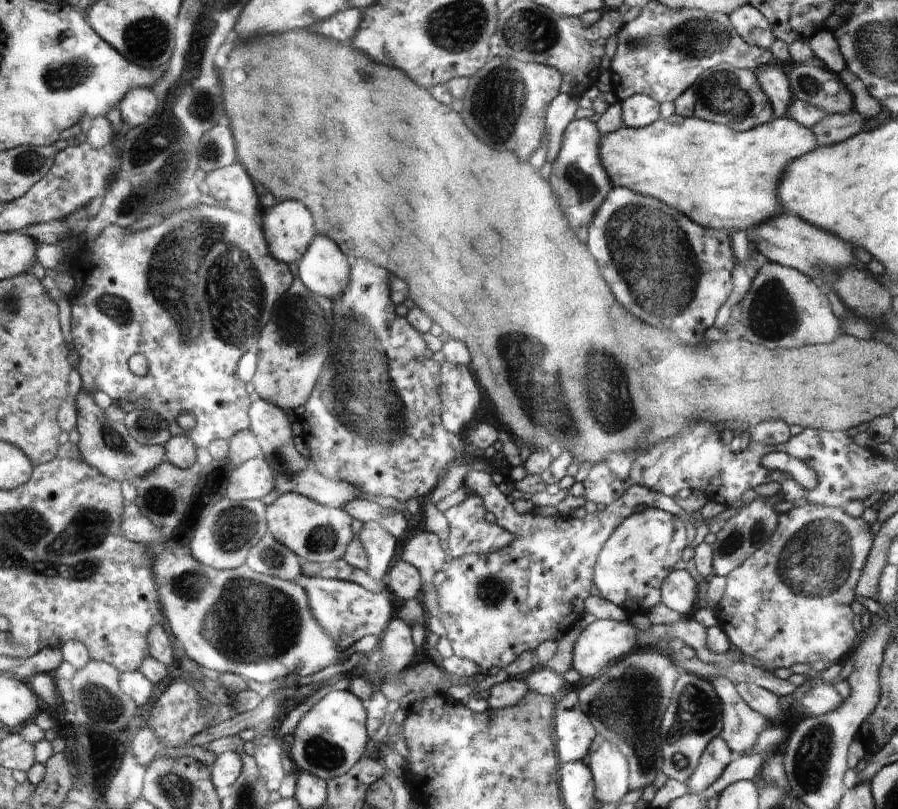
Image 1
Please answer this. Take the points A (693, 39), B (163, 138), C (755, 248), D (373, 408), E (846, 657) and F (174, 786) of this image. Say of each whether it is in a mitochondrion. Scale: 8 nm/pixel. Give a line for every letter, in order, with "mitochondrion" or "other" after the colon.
A: mitochondrion
B: mitochondrion
C: other
D: mitochondrion
E: other
F: mitochondrion

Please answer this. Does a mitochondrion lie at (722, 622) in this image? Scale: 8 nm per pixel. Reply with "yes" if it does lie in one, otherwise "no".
no

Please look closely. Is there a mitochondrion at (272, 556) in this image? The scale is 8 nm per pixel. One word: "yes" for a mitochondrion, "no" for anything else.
yes

